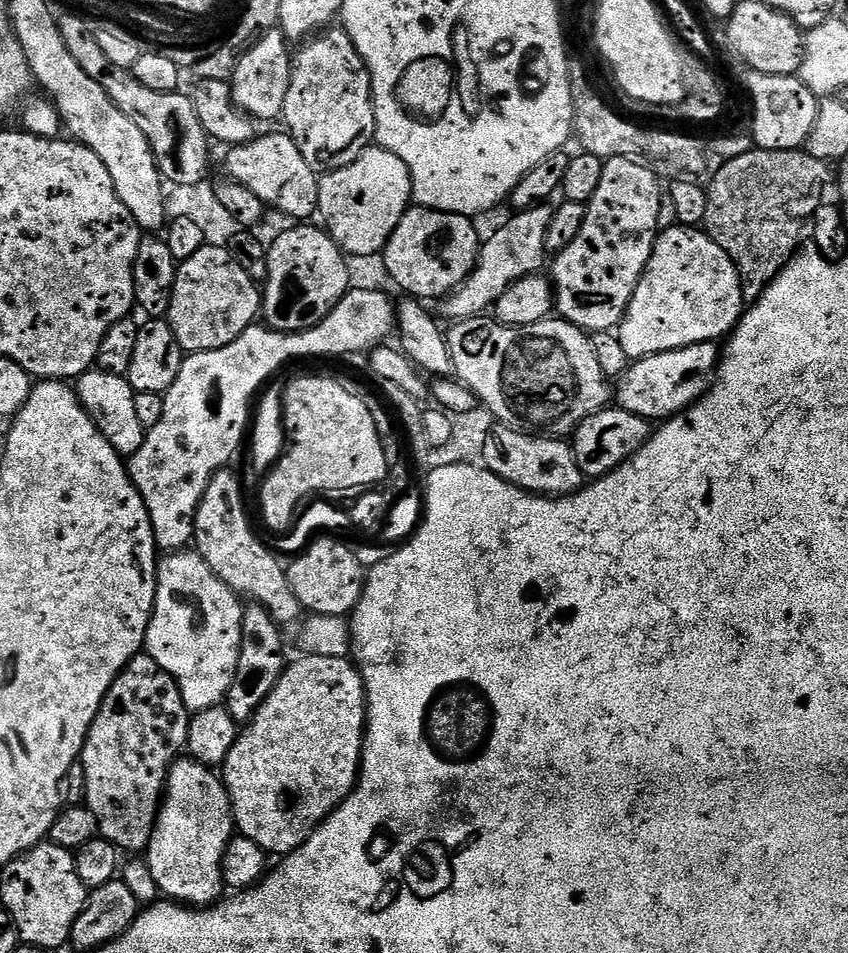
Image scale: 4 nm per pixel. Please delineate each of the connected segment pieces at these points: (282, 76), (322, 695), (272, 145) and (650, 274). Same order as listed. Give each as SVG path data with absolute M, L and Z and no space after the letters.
M279 27L270 28L245 51L234 70L230 81L234 102L257 122L281 119L286 106L286 90L290 90L292 77L292 56L288 47L290 41Z
M311 654L297 655L297 660L287 665L284 673L278 678L278 686L270 690L270 698L258 706L254 718L239 729L230 754L226 754L222 765L224 788L232 803L232 822L239 835L250 838L250 842L258 842L262 850L276 858L283 858L308 840L308 835L332 813L352 792L360 774L360 756L364 752L364 727L368 724L368 695L364 689L364 680L355 663L348 658L322 658Z
M279 131L272 132L269 136L257 135L256 139L245 144L231 145L227 149L228 157L224 160L225 166L228 167L227 175L248 190L252 190L269 209L277 208L282 215L293 216L293 221L296 222L311 221L317 215L320 207L318 202L318 190L320 189L318 174L312 169L310 162L306 162L306 158L302 158L302 150L298 150L294 138L288 135L287 131Z
M677 226L674 228L661 231L656 238L656 244L652 247L652 257L646 266L646 270L642 274L642 278L638 282L638 290L634 290L634 298L630 300L630 306L626 310L624 320L621 322L618 335L622 342L622 350L626 350L629 361L641 360L650 354L662 354L666 350L678 350L686 346L694 346L702 342L720 342L725 339L732 331L736 329L736 324L746 311L746 301L744 299L744 284L740 280L738 270L734 266L734 262L730 258L730 254L726 254L726 250L722 250L722 246L718 246L718 242L714 242L708 237L707 232L696 226Z

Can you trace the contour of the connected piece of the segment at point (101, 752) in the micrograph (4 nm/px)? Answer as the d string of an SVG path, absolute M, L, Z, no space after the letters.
M146 654L135 656L118 674L118 678L110 686L110 690L106 694L106 698L102 702L102 706L98 710L98 714L94 718L94 722L88 731L88 737L84 743L84 750L80 753L79 761L84 764L85 768L85 788L83 792L83 803L94 814L94 818L98 818L98 826L100 827L99 835L103 839L108 840L117 848L128 854L140 854L147 849L150 838L152 837L152 828L156 824L156 814L160 811L162 797L164 794L164 783L168 780L168 771L172 769L172 765L181 759L182 753L188 747L188 722L190 713L184 699L180 693L180 687L176 685L176 679L170 674L166 674L166 670L162 670L162 666L158 666L158 662L154 662L154 658L150 658Z

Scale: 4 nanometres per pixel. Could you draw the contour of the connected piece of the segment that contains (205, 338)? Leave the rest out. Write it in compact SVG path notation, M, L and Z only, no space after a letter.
M208 242L205 243L202 250L198 250L198 254L179 261L176 281L172 287L170 310L166 319L172 325L180 347L184 349L185 353L218 350L222 346L234 342L234 338L238 338L247 328L253 327L257 323L261 312L262 292L257 281L252 280L250 274L246 274L246 270L242 270L242 266L238 266L238 262L227 247L219 248L218 245Z

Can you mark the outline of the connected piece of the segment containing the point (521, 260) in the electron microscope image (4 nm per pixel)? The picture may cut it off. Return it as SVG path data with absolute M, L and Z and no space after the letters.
M541 202L517 211L517 216L510 217L489 240L487 237L481 243L474 270L443 301L444 312L449 316L449 321L469 320L485 315L510 285L527 276L535 276L543 269L540 267L546 259L546 230L550 230L550 218L553 214L553 209L546 205L547 203Z

